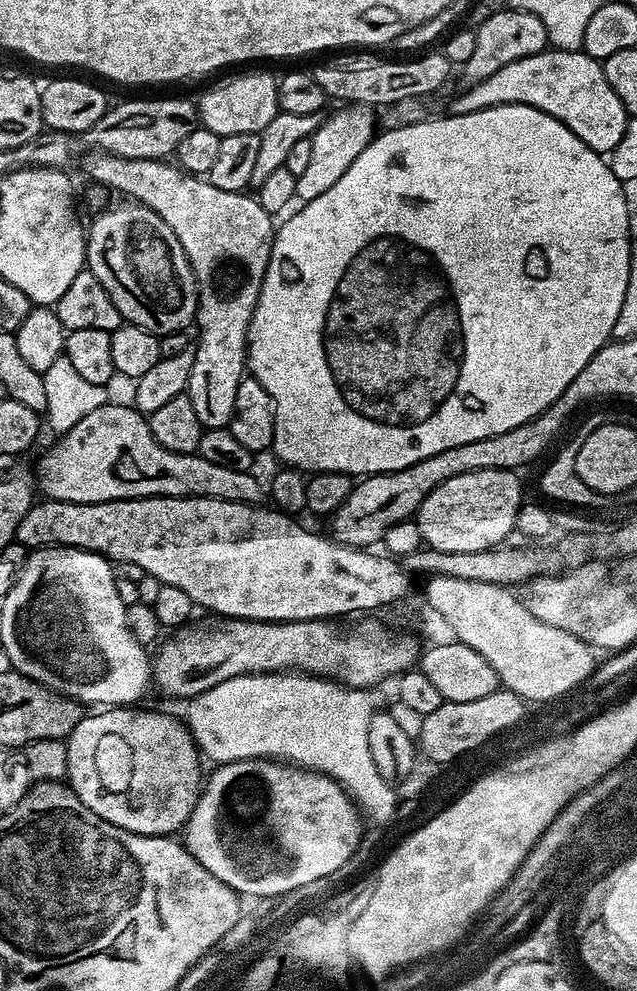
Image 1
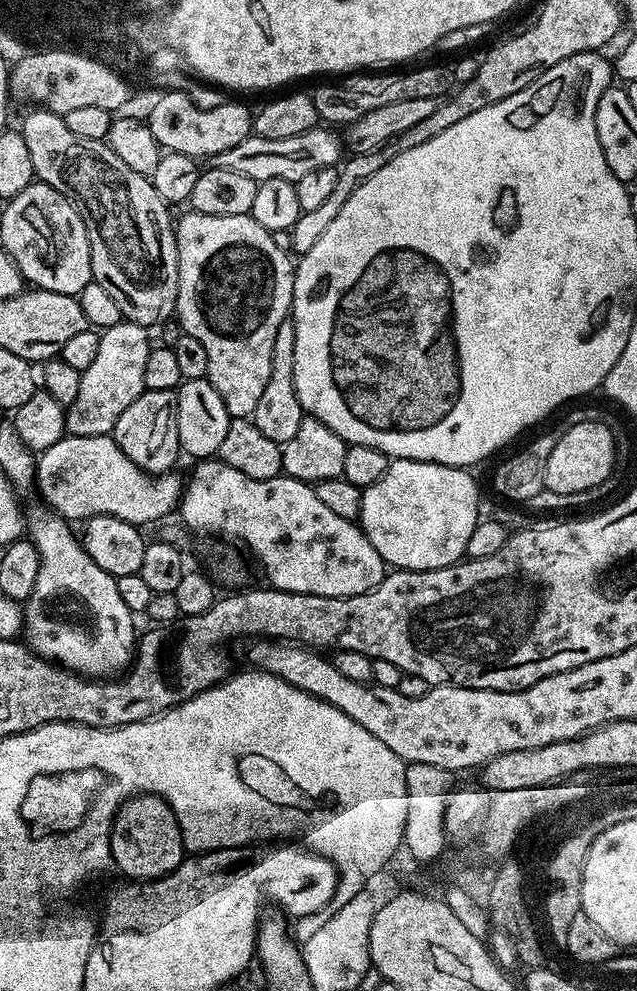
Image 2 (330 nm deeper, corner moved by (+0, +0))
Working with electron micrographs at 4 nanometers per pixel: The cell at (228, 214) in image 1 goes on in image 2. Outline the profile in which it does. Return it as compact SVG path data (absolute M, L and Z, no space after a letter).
M191 210L185 211L184 217L175 221L174 227L176 230L176 249L178 250L178 298L176 299L176 316L178 321L185 333L194 338L198 338L198 342L202 342L202 346L206 346L206 358L208 359L208 374L207 379L214 386L214 390L218 390L218 394L222 398L222 402L226 402L226 410L228 411L229 417L232 418L248 418L251 417L254 406L258 406L258 401L261 400L262 394L266 390L266 382L270 379L270 362L274 358L274 338L278 335L278 326L282 326L284 320L289 319L292 310L292 295L294 294L294 278L296 277L296 270L294 267L294 260L287 251L278 248L276 242L274 242L273 233L267 232L262 226L258 226L258 222L254 219L251 214L243 216L242 214L202 214L201 212L194 212Z

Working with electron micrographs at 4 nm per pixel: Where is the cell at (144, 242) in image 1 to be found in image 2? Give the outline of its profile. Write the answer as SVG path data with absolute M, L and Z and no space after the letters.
M36 106L28 111L32 112L25 114L24 125L19 125L18 130L26 138L26 147L30 149L30 162L36 171L35 179L39 183L49 184L54 190L61 192L78 210L78 214L86 226L86 234L88 235L88 263L90 265L91 279L98 286L102 286L102 290L108 291L110 298L114 298L114 302L118 302L118 310L121 317L125 320L129 320L135 324L153 326L152 324L160 324L163 320L173 319L176 316L176 299L178 298L178 250L176 249L174 216L168 213L170 211L169 205L161 199L151 179L142 174L135 173L130 166L126 166L121 158L118 158L118 154L104 140L78 138L78 134L74 134L74 130L70 130L70 126L66 126L61 113L50 112L43 106Z

